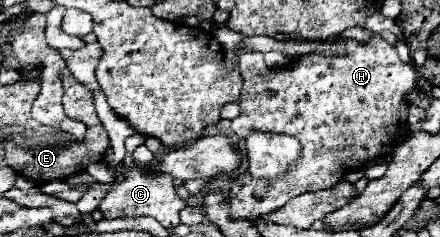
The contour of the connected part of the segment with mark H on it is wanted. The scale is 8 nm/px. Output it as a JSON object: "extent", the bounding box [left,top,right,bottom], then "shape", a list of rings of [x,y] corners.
{"extent":[214,29,416,221],"shape":[[[218,29],[214,37],[222,49],[232,49],[240,57],[244,85],[238,101],[240,115],[232,121],[232,131],[238,137],[248,137],[254,129],[278,131],[296,137],[302,145],[300,161],[272,185],[252,179],[248,171],[234,175],[228,189],[230,217],[234,221],[268,215],[296,195],[330,189],[350,169],[360,169],[376,159],[386,161],[394,147],[406,139],[408,101],[404,95],[414,87],[416,69],[402,63],[394,45],[380,35],[372,35],[366,43],[350,41],[354,49],[348,47],[342,55],[302,55],[300,61],[282,69],[268,69],[262,53],[242,51],[242,35],[232,29]]]}

